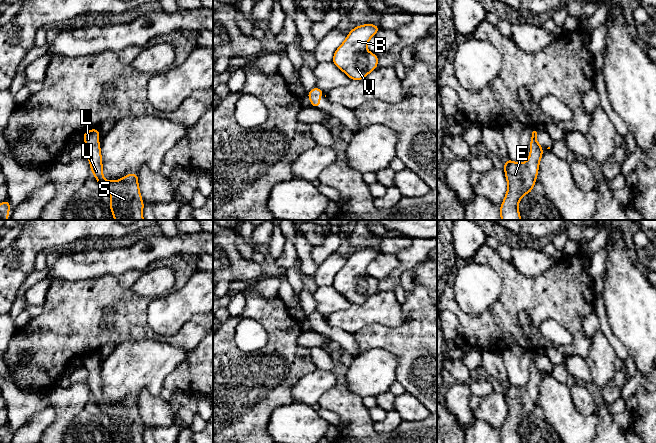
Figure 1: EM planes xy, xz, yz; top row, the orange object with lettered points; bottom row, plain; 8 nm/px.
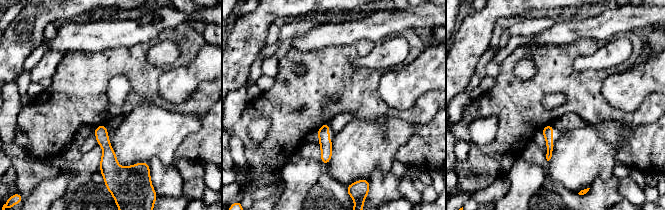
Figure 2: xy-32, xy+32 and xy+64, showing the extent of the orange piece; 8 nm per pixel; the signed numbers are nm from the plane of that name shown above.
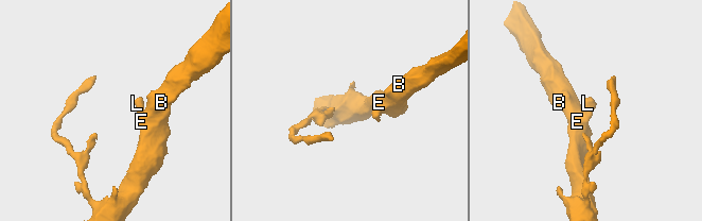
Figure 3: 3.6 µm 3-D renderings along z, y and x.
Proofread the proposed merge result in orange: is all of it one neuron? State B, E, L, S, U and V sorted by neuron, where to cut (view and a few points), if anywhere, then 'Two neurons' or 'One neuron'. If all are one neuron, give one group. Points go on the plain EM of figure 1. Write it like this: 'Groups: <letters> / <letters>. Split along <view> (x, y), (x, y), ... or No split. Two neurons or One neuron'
Groups: B E L S U V. No split. One neuron

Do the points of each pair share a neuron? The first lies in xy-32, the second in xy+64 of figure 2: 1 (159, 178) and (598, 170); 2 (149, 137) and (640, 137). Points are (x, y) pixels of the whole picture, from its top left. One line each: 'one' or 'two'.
1: two
2: two

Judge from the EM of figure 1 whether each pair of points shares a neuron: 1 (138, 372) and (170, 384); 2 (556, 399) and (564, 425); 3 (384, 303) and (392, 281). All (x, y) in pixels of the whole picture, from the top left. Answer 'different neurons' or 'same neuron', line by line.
1: different neurons
2: same neuron
3: different neurons

